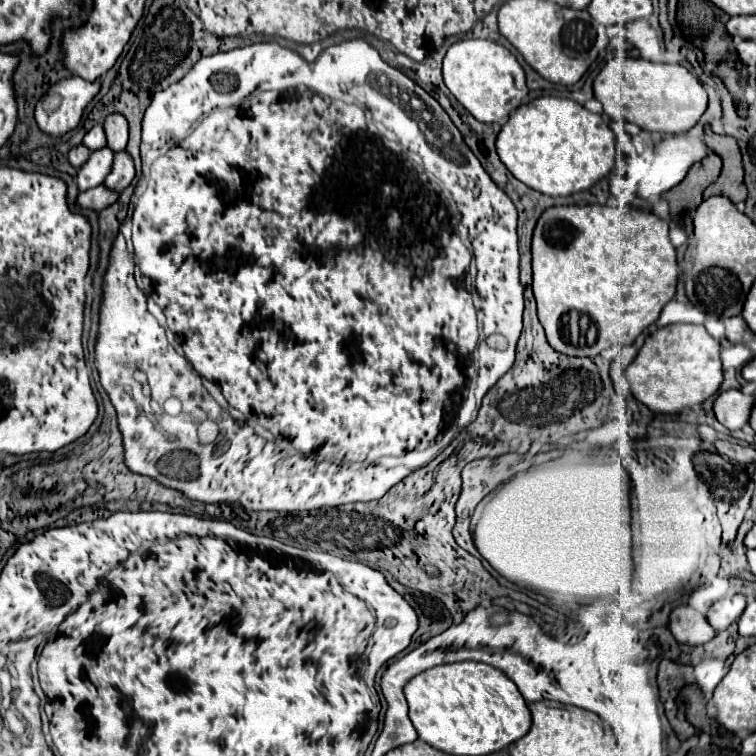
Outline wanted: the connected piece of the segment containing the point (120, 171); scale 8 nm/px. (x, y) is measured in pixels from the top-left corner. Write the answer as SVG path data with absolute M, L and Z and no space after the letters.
M116 153L114 155L114 167L112 167L112 173L106 177L104 185L110 189L110 191L116 191L116 193L122 193L130 181L134 179L134 163L132 159L128 157L128 153Z

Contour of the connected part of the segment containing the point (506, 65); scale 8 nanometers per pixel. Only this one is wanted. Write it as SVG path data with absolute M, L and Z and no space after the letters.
M462 39L450 45L444 57L444 83L450 93L480 123L502 123L528 97L524 69L502 45L486 39Z

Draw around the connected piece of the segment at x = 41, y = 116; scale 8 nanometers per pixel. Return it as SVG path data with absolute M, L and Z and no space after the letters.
M68 77L48 89L36 105L36 121L42 133L62 137L76 129L86 105L100 91L100 81L88 83L80 77Z

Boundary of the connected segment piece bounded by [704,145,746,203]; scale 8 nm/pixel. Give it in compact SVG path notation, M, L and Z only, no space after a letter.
M720 145L722 151L718 155L722 157L722 173L720 177L706 187L704 197L710 195L726 195L732 203L740 203L746 199L746 185L744 185L744 169L742 169L742 157L738 151L732 151L732 147Z

